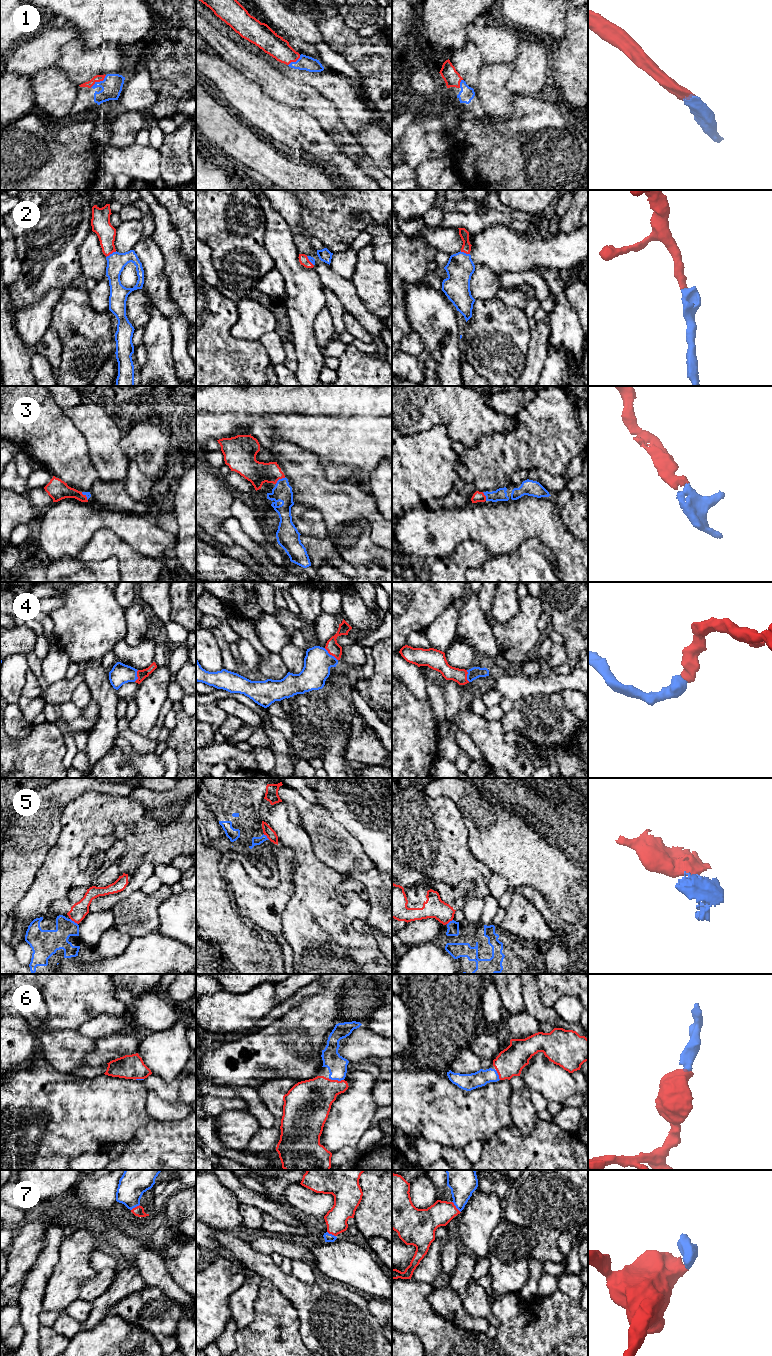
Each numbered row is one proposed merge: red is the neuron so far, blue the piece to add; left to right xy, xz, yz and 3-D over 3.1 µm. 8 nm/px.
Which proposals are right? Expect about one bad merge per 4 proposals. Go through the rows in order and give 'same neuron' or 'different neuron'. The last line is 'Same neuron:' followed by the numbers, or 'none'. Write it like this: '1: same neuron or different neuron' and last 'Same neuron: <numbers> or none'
1: same neuron
2: same neuron
3: same neuron
4: same neuron
5: different neuron
6: same neuron
7: same neuron
Same neuron: 1, 2, 3, 4, 6, 7

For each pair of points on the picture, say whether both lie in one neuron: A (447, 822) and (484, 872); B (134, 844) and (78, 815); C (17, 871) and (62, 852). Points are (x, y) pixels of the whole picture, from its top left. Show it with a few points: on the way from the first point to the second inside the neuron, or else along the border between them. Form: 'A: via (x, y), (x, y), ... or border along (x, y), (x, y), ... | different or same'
A: via (447, 836), (447, 840), (470, 863) | same
B: via (139, 823), (132, 815), (99, 815) | same
C: border along (57, 840), (33, 881) | different

